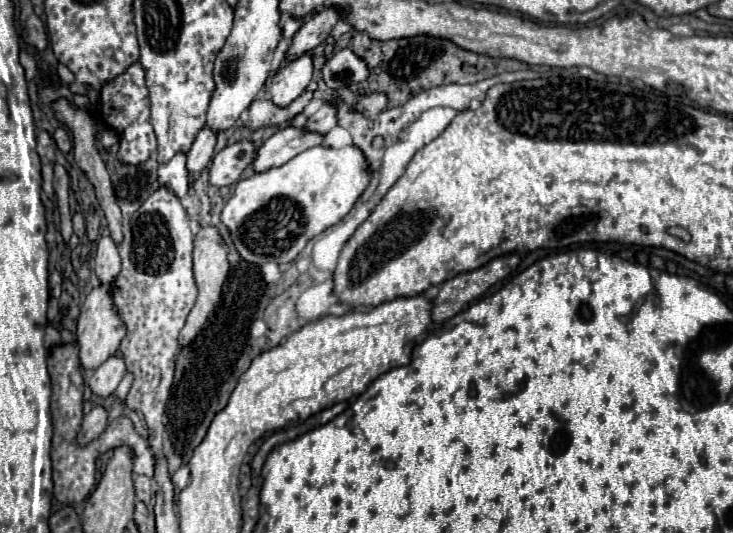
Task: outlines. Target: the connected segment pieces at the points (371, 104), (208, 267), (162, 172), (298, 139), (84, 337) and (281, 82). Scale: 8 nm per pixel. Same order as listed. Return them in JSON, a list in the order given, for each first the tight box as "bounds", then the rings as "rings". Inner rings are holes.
[{"bounds":[355,92,389,116],"rings":[[[375,92],[375,94],[365,96],[355,108],[359,112],[365,112],[365,116],[371,116],[371,114],[379,114],[379,112],[387,110],[387,104],[389,104],[387,94],[385,92]]]},{"bounds":[181,226,229,346],"rings":[[[203,226],[197,230],[195,234],[195,240],[193,240],[195,248],[193,248],[193,272],[195,272],[195,282],[197,282],[197,288],[199,288],[199,294],[197,294],[197,300],[195,300],[195,306],[191,308],[189,316],[187,316],[187,322],[181,330],[181,346],[187,346],[193,342],[193,338],[201,332],[203,324],[207,322],[209,314],[213,312],[213,308],[219,304],[219,298],[221,298],[221,290],[223,290],[223,282],[229,274],[229,260],[227,260],[227,254],[229,254],[229,248],[227,244],[223,242],[219,230],[215,226]]]},{"bounds":[159,152,189,198],"rings":[[[177,152],[167,164],[159,166],[159,182],[173,188],[173,192],[177,192],[179,198],[183,198],[189,190],[189,172],[185,162],[185,152]]]},{"bounds":[255,124,323,172],"rings":[[[287,124],[285,128],[279,128],[257,152],[255,160],[255,172],[265,172],[265,168],[285,164],[293,156],[301,154],[307,148],[313,148],[323,142],[323,134],[309,132],[305,128],[295,128]]]},{"bounds":[77,284,125,368],"rings":[[[101,284],[93,288],[87,296],[85,302],[81,304],[81,316],[77,320],[77,342],[79,342],[79,360],[83,368],[97,368],[101,366],[109,356],[113,356],[119,348],[119,342],[125,336],[125,324],[119,318],[115,306],[113,306],[113,296],[111,296],[111,286]]]},{"bounds":[271,54,313,106],"rings":[[[301,54],[299,58],[285,60],[279,72],[271,78],[271,96],[277,106],[287,106],[293,102],[309,84],[313,76],[311,54]]]}]

